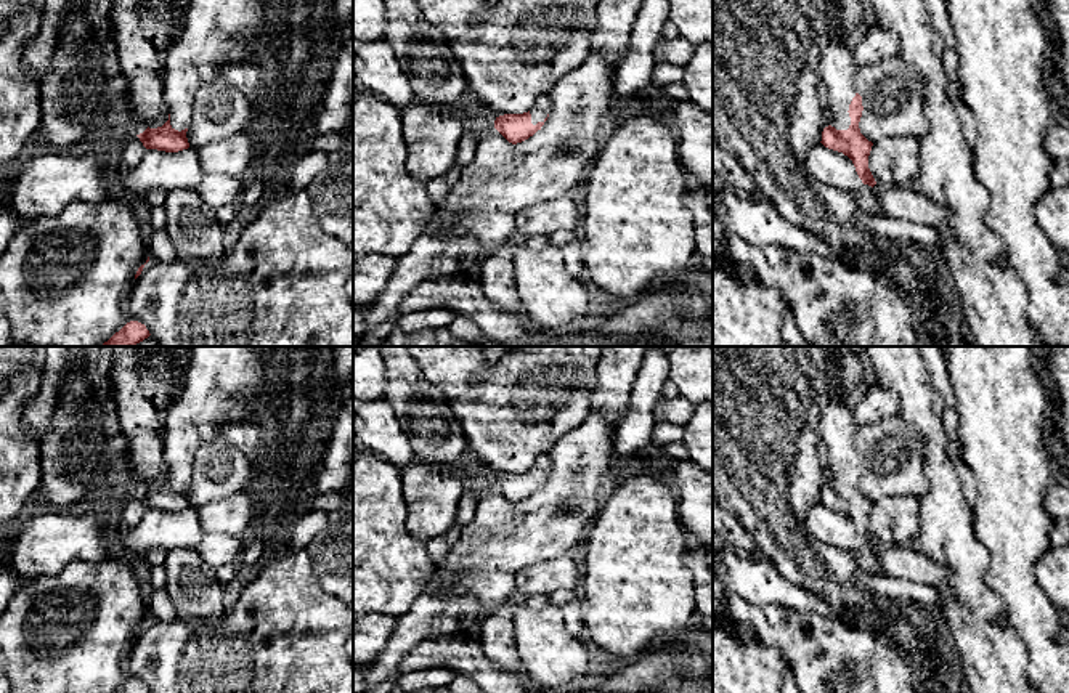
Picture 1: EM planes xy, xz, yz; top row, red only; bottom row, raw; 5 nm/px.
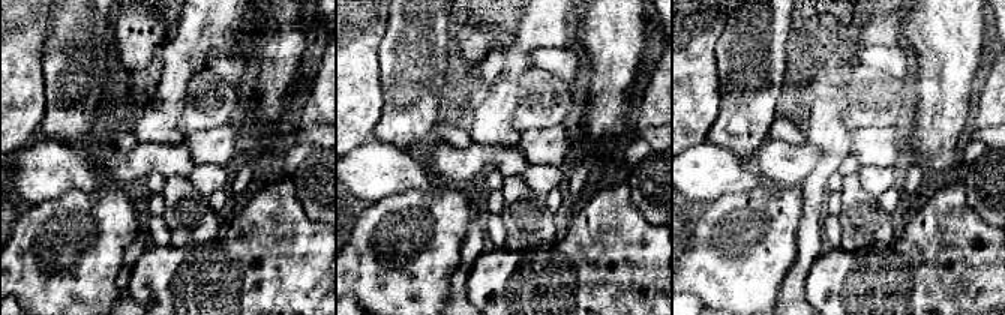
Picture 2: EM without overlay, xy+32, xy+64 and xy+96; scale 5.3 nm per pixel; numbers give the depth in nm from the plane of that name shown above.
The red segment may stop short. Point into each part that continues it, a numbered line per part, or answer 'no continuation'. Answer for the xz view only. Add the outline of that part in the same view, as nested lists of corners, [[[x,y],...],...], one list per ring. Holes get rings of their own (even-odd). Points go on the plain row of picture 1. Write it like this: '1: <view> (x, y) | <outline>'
1: xz (543, 462) | [[[543,454],[536,459],[534,467],[530,470],[531,483],[536,484],[538,481],[544,481],[549,472],[551,472],[551,459],[547,454]]]

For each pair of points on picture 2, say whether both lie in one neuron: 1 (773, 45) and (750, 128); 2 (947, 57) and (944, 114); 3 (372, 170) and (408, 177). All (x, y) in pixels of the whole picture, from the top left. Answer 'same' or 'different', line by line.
1: same
2: same
3: same

